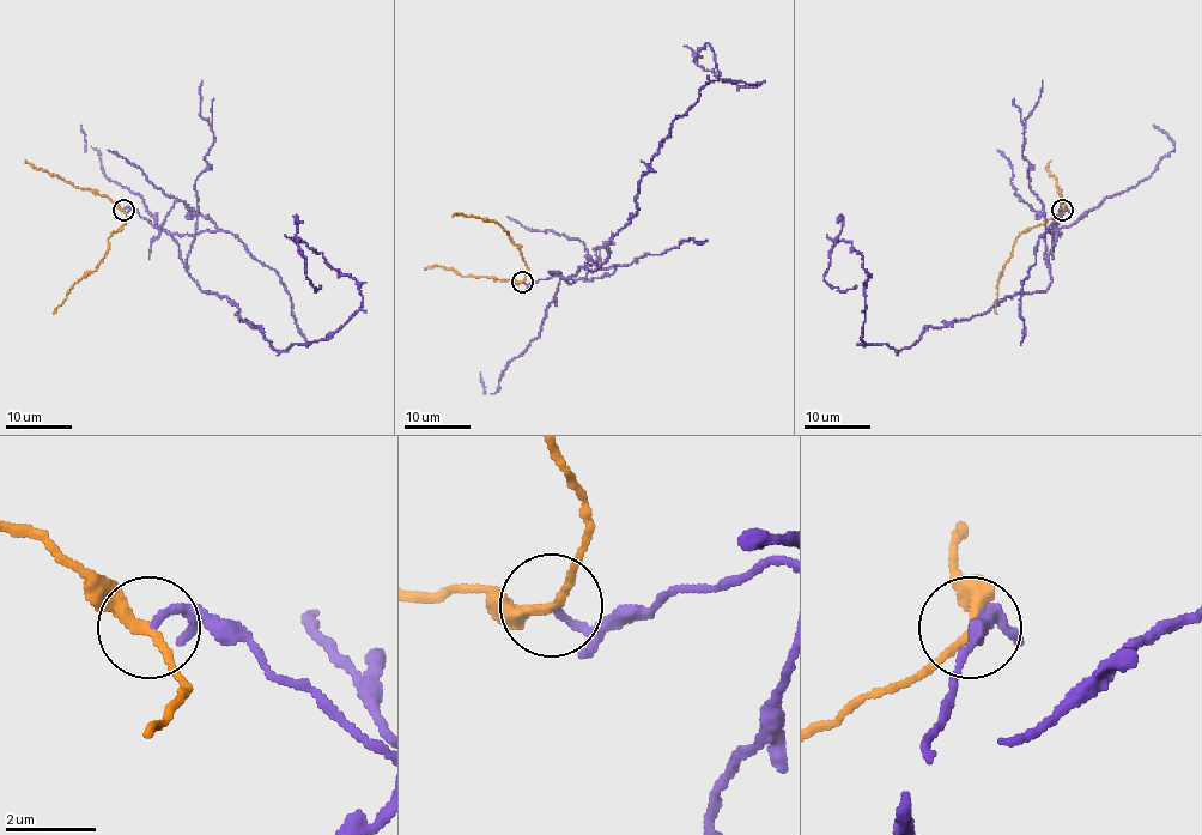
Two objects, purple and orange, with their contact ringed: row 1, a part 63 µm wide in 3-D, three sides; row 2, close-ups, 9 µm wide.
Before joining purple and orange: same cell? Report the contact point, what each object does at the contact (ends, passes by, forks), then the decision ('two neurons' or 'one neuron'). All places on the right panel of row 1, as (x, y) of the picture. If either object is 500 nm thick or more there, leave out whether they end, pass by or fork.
(1062, 210) | purple ends | orange passes by | two neurons

